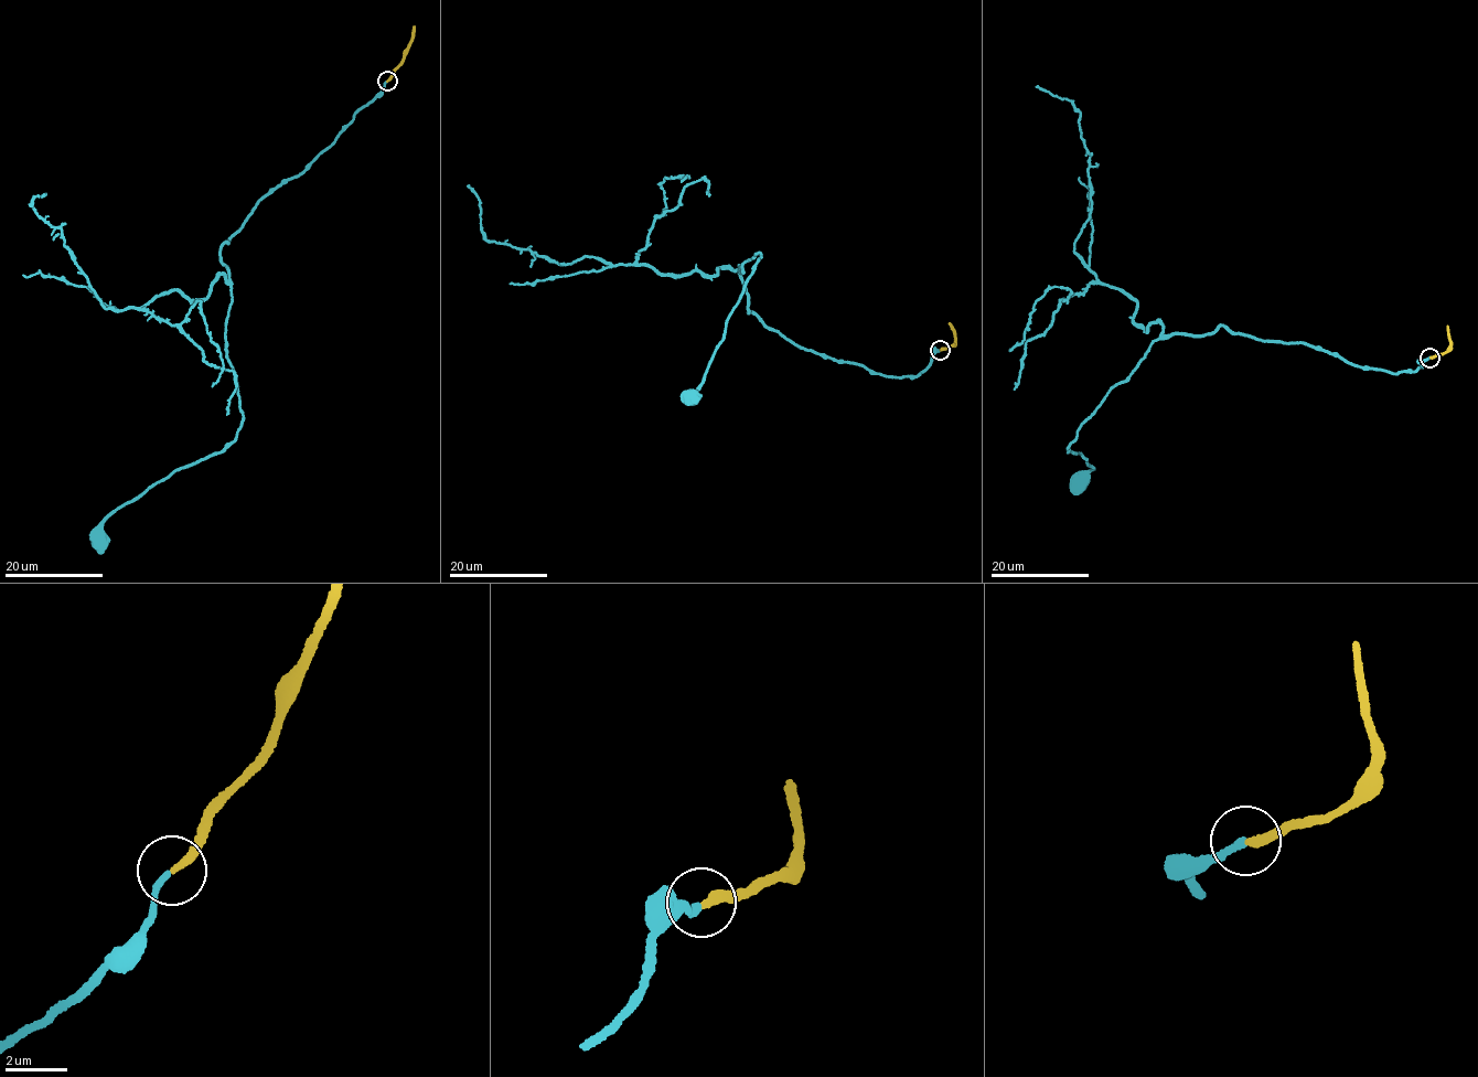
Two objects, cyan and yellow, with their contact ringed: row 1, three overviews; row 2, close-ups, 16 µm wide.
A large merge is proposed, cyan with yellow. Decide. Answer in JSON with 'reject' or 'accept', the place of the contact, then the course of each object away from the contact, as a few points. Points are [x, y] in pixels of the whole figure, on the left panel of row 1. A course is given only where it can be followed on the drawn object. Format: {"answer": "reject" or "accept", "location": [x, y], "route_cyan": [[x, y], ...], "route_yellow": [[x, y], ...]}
{"answer": "accept", "location": [387, 81], "route_cyan": [[386, 82], [223, 243], [237, 434], [117, 508], [99, 539]], "route_yellow": [[387, 81], [399, 66], [415, 25]]}

